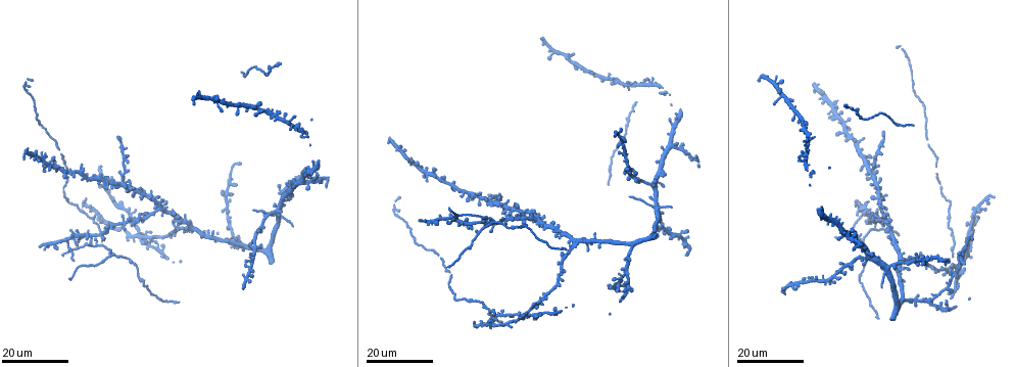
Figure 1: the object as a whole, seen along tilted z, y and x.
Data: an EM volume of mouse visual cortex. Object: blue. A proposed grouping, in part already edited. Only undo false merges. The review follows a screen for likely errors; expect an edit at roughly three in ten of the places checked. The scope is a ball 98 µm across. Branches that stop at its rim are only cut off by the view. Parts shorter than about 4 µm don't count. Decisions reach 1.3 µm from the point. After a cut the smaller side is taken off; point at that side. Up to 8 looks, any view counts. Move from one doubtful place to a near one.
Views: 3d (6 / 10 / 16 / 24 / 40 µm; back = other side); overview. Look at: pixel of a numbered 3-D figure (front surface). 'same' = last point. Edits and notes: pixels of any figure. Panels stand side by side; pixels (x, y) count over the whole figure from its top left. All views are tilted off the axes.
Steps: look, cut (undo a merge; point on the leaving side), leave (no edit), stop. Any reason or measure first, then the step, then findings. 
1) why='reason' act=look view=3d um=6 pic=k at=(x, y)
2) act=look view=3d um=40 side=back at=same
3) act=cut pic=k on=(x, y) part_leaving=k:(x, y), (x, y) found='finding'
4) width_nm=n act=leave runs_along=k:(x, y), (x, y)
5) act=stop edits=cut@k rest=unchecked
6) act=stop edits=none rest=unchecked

why='arms part here' act=look view=3d um=24 pic=1 at=(67, 240)

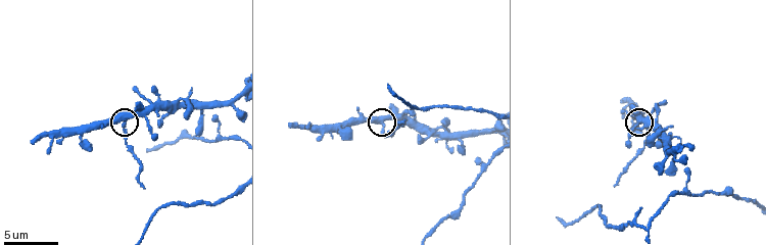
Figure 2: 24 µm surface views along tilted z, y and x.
why='closer look' act=look view=3d um=6 pic=2 at=(378, 119)

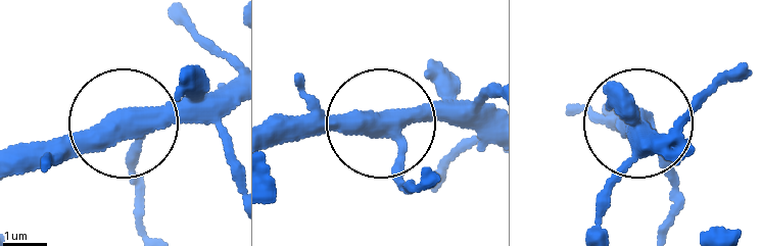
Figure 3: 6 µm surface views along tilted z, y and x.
arms=3 act=cut pic=3 on=(138, 194) found='a second neuron is stuck on'

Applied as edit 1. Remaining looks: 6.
why='redraw' act=look view=overview

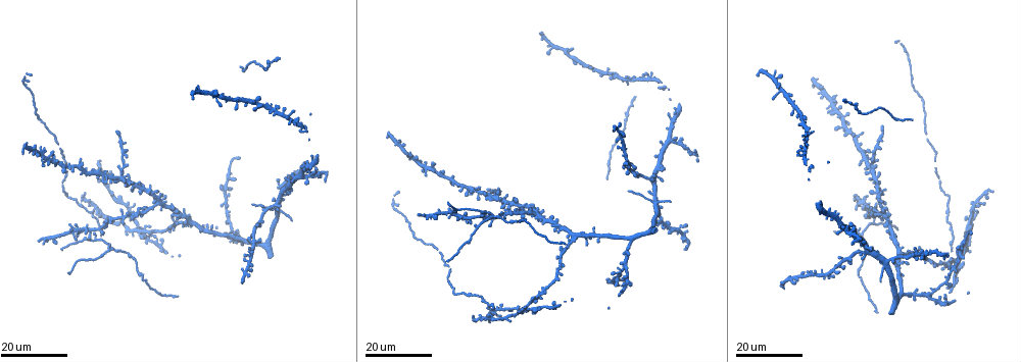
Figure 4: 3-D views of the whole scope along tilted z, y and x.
why='thin neck' act=look view=3d um=16 pic=4 at=(951, 226)

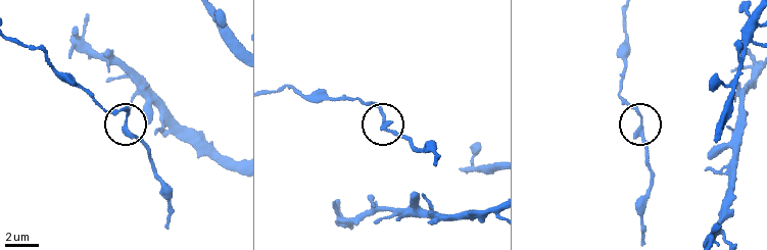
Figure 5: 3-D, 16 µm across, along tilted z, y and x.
why='closer look' act=look view=3d um=10 pic=5 at=(641, 120)

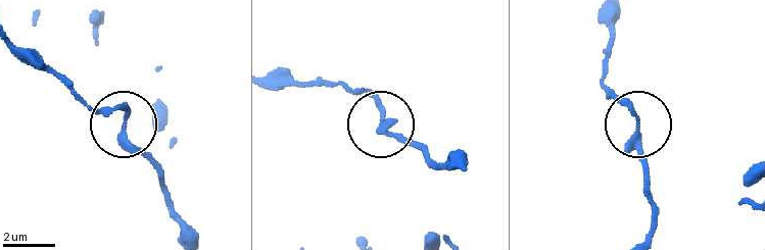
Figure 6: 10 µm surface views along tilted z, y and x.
arms=3 act=leave found='one neuron here'

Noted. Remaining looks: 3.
why='side arm on a straight run' act=look view=3d um=24 pic=4 at=(138, 224)

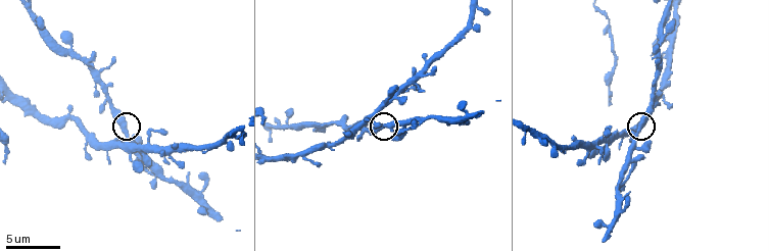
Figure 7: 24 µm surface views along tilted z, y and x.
act=look view=3d um=6 pic=7 at=(638, 128)

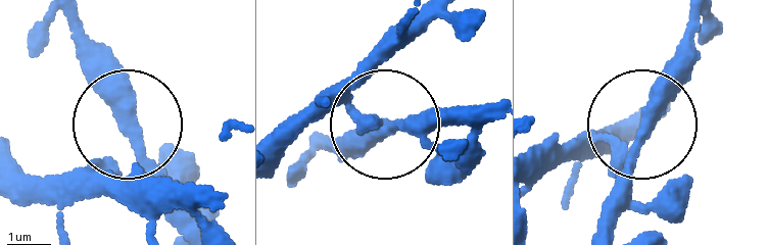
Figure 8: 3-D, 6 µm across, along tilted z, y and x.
width_nm=250 act=leave runs_along=8:(533, 148), (628, 145), (639, 129), (634, 172), (603, 230) found='one neuron here'

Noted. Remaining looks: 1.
why='a fork' act=look view=3d um=6 pic=2 at=(643, 230)

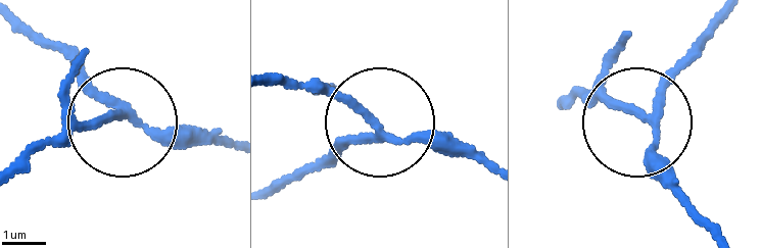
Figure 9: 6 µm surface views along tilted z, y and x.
arms=3 act=cut pic=9 on=(80, 127) part_leaving=9:(119, 116), (18, 159) found='two neurons meet here'

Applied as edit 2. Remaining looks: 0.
act=stop edits=cut@3,cut@9 rest=unchecked

